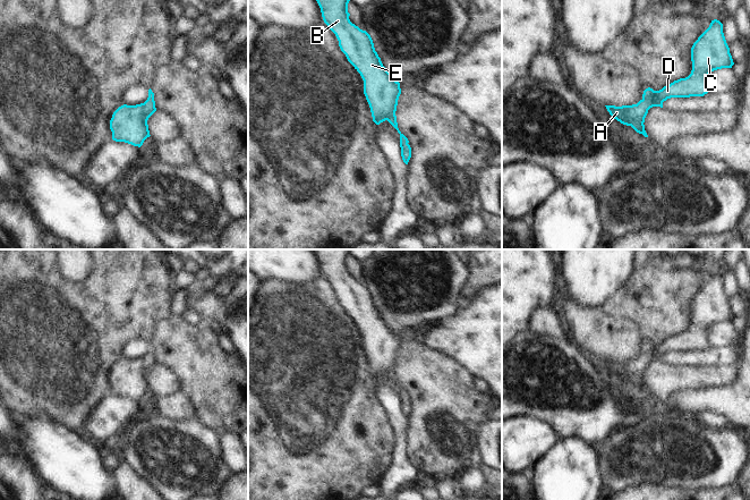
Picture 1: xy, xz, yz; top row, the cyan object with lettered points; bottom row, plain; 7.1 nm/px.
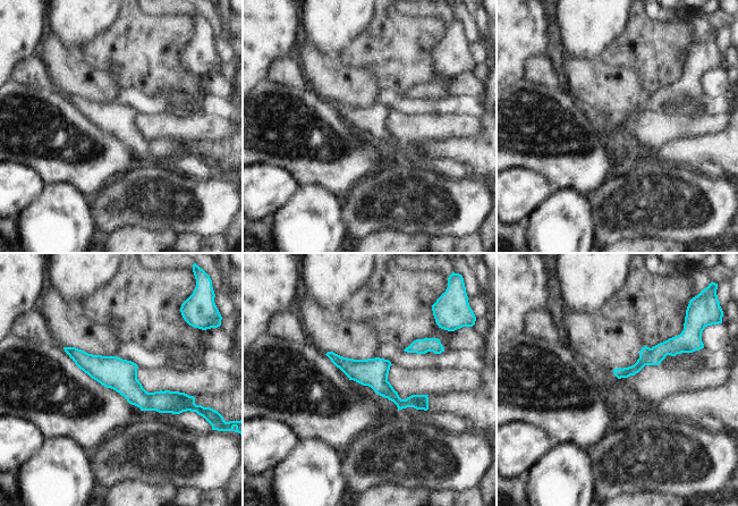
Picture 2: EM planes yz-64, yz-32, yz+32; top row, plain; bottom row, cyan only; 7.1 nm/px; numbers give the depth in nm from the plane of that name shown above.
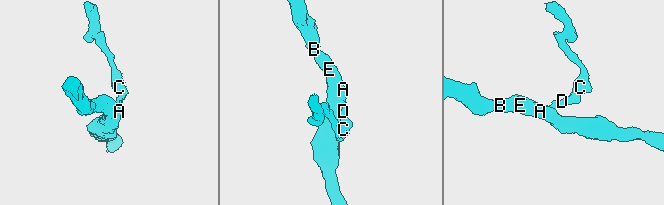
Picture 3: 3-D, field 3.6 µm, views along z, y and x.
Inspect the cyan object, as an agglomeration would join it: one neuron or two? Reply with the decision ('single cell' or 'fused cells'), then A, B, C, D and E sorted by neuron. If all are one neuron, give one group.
single cell | A B C D E

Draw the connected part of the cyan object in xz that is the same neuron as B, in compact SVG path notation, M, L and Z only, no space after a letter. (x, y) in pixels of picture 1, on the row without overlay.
M314 249L324 277L335 288L341 305L360 328L364 348L376 379L387 374L400 388L401 410L406 418L411 412L408 392L399 384L397 359L401 348L400 337L383 320L370 289L349 273L350 249Z

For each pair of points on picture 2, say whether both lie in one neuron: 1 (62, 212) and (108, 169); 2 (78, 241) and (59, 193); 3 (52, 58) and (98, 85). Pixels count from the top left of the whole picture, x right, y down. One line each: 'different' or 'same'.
1: different
2: same
3: same

